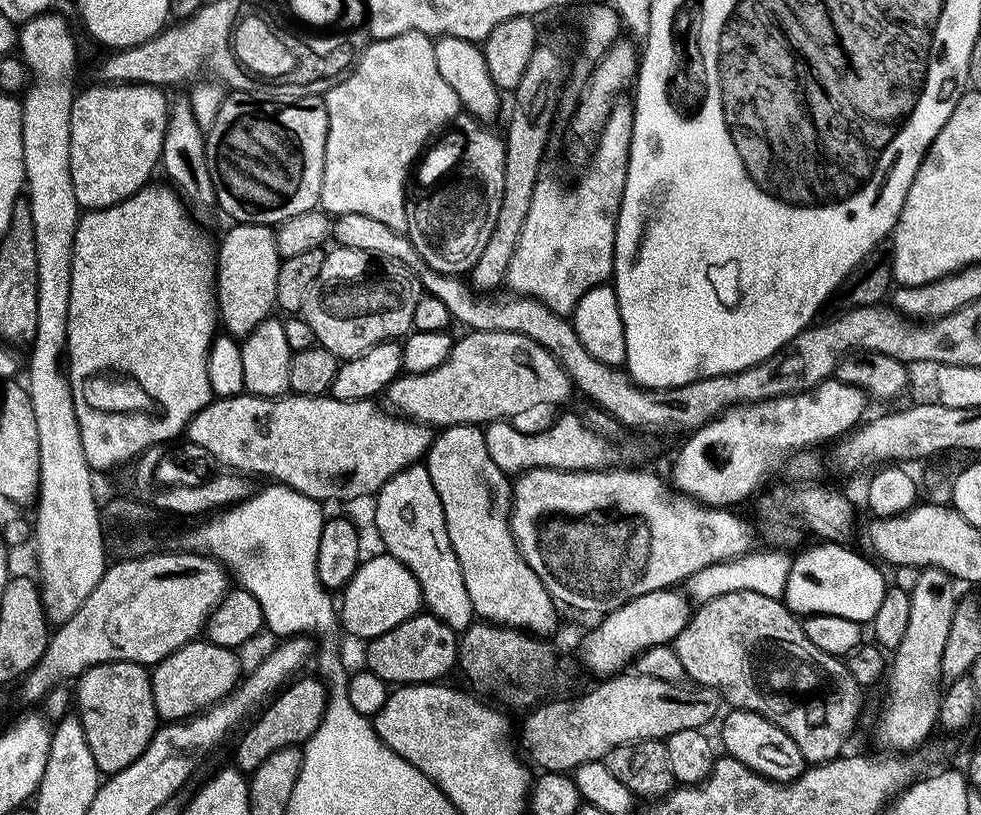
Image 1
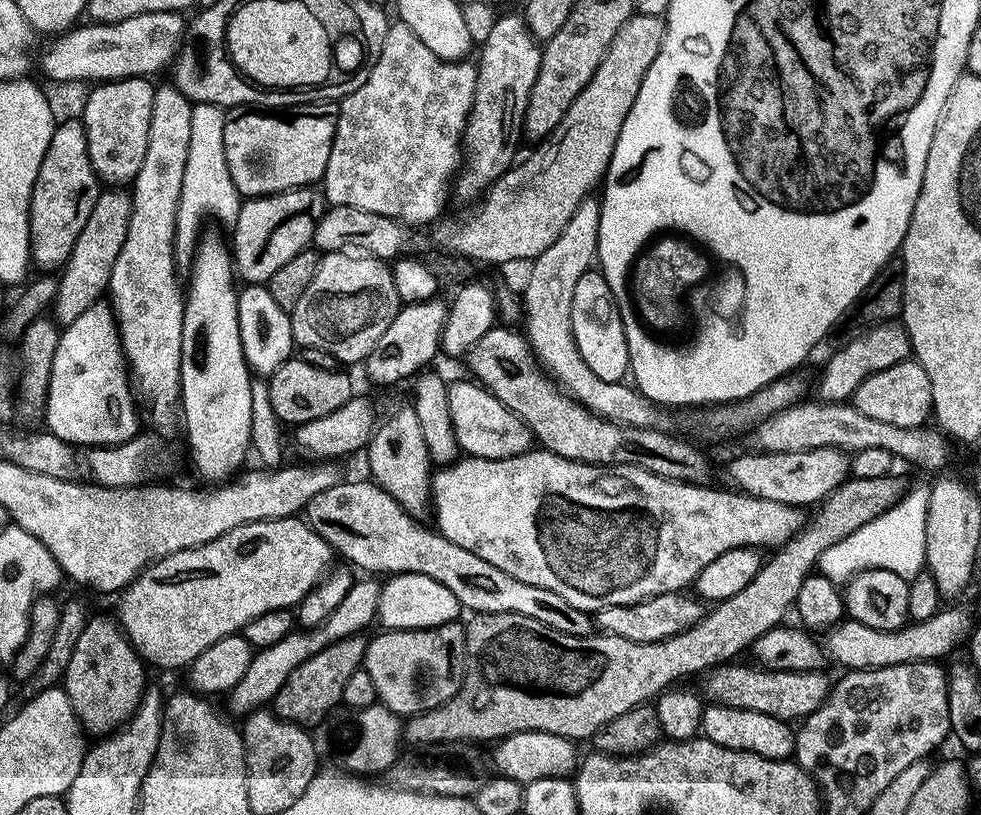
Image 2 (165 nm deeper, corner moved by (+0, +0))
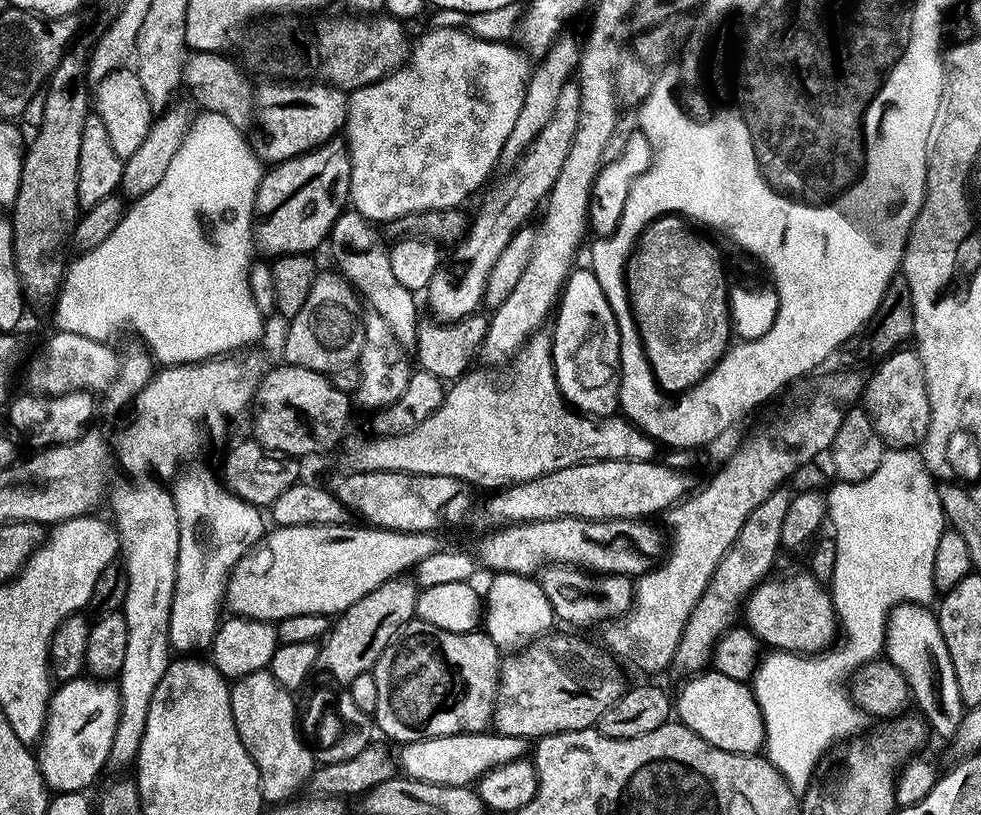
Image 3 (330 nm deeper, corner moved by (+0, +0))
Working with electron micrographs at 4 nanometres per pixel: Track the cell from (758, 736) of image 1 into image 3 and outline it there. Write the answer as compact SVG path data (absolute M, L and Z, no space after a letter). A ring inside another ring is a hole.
M704 670L685 680L688 681L681 686L680 693L674 696L674 712L680 715L679 723L710 742L710 746L718 746L718 750L756 754L763 749L764 719L745 681L726 678L726 674L715 670Z

